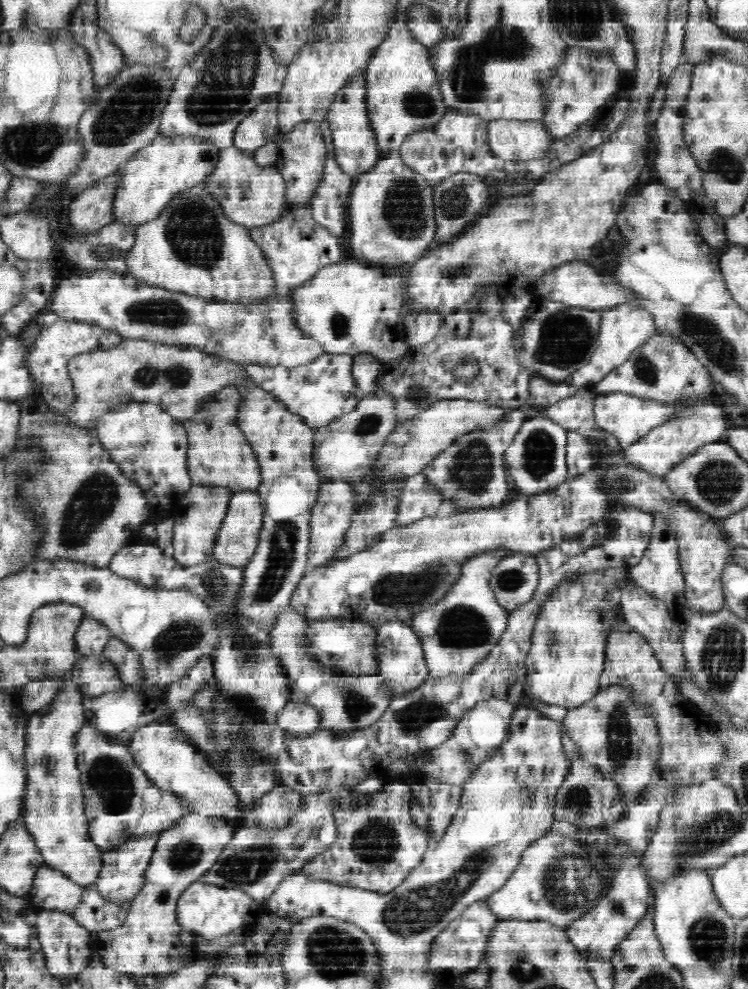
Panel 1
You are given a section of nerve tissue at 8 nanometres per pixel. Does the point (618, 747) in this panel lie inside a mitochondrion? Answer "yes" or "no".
yes

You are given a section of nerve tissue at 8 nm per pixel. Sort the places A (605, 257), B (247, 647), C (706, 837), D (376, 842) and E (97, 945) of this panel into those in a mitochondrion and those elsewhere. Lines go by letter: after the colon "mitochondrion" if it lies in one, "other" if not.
A: mitochondrion
B: mitochondrion
C: mitochondrion
D: mitochondrion
E: other

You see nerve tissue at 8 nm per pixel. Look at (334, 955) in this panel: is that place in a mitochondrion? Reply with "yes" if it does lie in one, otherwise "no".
yes

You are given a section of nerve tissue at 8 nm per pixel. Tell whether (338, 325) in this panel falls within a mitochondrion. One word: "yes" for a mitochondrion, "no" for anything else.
yes

